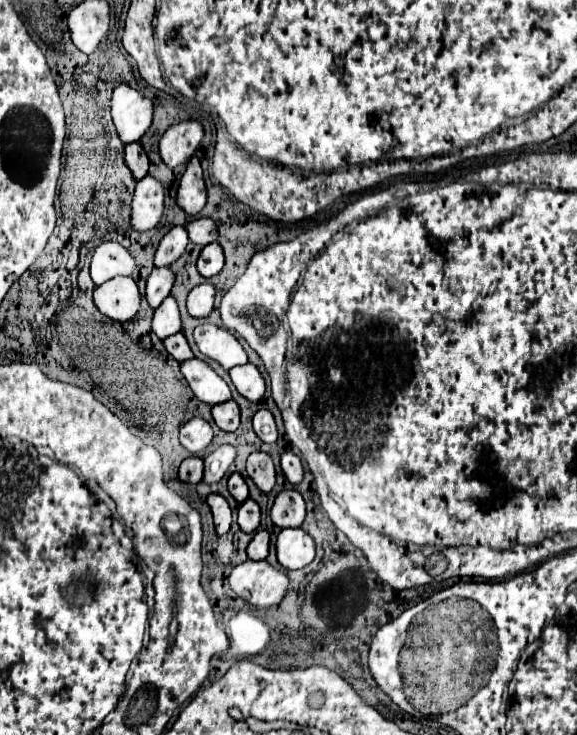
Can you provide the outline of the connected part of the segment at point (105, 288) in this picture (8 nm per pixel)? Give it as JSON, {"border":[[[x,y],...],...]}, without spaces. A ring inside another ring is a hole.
{"border":[[[115,277],[95,287],[93,301],[105,317],[113,321],[129,321],[139,311],[141,295],[131,277]]]}

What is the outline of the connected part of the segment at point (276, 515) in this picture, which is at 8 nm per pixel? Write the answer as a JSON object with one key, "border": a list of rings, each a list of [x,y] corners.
{"border":[[[283,489],[271,509],[271,519],[277,527],[301,527],[305,519],[305,501],[299,491]]]}

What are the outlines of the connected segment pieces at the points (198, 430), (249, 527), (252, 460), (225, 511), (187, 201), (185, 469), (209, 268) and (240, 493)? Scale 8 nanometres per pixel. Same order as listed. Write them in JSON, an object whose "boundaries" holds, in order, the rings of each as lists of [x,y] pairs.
{"boundaries":[[[[193,417],[191,421],[187,421],[181,427],[181,437],[179,439],[181,439],[181,445],[195,455],[195,453],[203,451],[211,443],[213,429],[211,429],[211,425],[205,419]]],[[[247,499],[241,507],[239,507],[239,527],[245,533],[253,533],[259,529],[259,521],[261,521],[261,513],[259,513],[259,505],[253,499]]],[[[263,451],[251,453],[247,459],[247,473],[263,493],[271,493],[275,487],[275,465],[271,455]]],[[[211,493],[207,497],[207,503],[211,507],[211,513],[213,513],[213,519],[215,519],[215,529],[217,529],[217,535],[225,535],[231,527],[231,509],[227,505],[227,501],[217,495],[217,493]]],[[[193,157],[187,163],[187,171],[181,177],[179,191],[177,191],[177,203],[187,215],[197,215],[205,207],[205,181],[203,181],[203,171],[201,163],[197,157]]],[[[189,457],[179,467],[179,479],[185,483],[199,483],[203,477],[203,459],[201,457]]],[[[209,243],[203,247],[199,259],[197,259],[197,271],[201,277],[209,279],[217,275],[223,269],[223,249],[219,243]]],[[[233,473],[233,475],[229,477],[229,493],[235,497],[237,503],[243,503],[243,501],[249,497],[247,483],[245,483],[245,479],[241,477],[241,473]]]]}

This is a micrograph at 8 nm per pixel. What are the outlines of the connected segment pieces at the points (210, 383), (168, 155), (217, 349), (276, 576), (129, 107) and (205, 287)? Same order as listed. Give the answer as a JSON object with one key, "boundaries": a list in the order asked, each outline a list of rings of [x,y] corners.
{"boundaries":[[[[199,359],[185,361],[181,365],[181,373],[199,401],[217,405],[231,399],[231,391],[227,383],[205,361],[199,361]]],[[[181,121],[165,131],[159,141],[159,155],[171,169],[187,163],[197,151],[203,139],[203,127],[199,121]]],[[[211,323],[197,325],[195,343],[205,357],[215,359],[225,371],[229,371],[235,365],[247,363],[247,353],[239,345],[239,341],[229,331],[221,329],[217,325],[211,325]]],[[[243,561],[229,575],[231,589],[255,607],[279,605],[287,593],[289,579],[267,561]]],[[[121,83],[113,91],[111,99],[111,117],[119,139],[127,143],[135,143],[149,129],[153,119],[153,103],[145,99],[139,91]]],[[[203,283],[195,287],[187,297],[189,315],[197,319],[205,319],[213,309],[213,299],[215,299],[215,287],[211,283]]]]}

